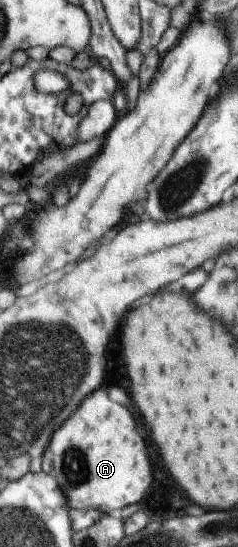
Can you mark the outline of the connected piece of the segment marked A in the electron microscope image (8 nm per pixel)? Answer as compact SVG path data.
M104 389L90 393L77 411L53 435L54 441L48 446L53 453L52 471L69 497L70 510L90 508L110 514L114 509L140 501L152 473L144 441L136 433L130 413L110 401Z

